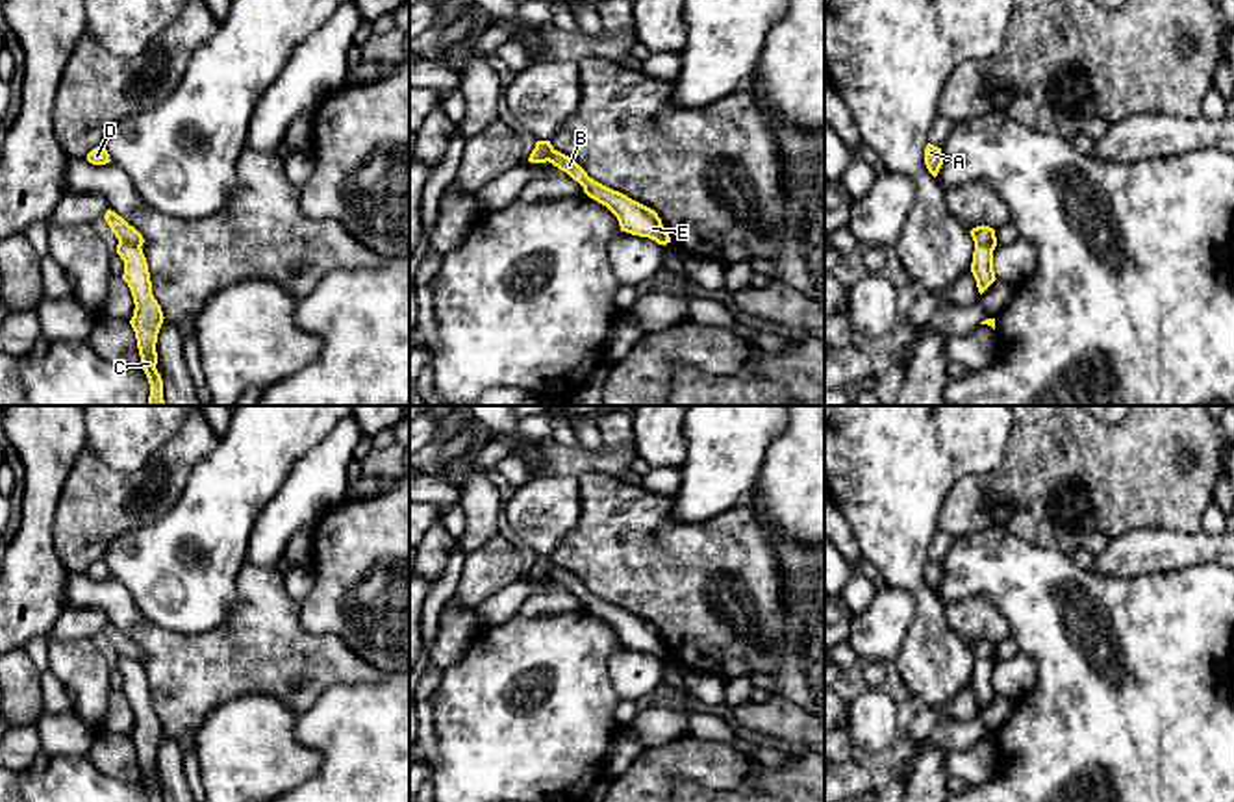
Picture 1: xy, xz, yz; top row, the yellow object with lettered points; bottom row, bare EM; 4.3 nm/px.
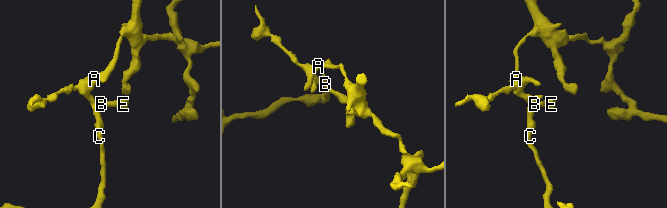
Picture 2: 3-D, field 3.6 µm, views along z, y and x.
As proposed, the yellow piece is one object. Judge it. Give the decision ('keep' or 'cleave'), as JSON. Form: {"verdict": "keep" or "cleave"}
{"verdict": "cleave"}

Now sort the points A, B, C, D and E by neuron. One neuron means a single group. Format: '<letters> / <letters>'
A B D E / C

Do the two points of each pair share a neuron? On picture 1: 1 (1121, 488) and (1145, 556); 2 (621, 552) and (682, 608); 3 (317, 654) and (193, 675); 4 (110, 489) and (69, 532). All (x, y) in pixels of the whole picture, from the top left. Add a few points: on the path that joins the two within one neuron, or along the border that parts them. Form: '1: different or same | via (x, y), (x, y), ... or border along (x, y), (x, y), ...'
1: different | border along (1181, 530), (1133, 528), (1110, 539)
2: same | via (636, 562), (667, 593)
3: same | via (286, 658), (238, 658), (225, 664)
4: same | via (99, 501), (80, 521)

